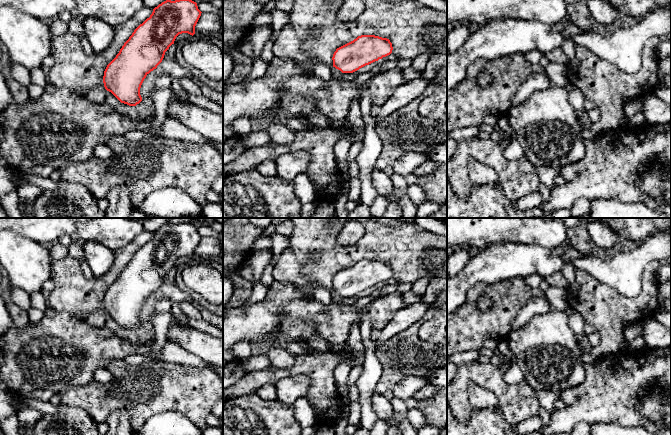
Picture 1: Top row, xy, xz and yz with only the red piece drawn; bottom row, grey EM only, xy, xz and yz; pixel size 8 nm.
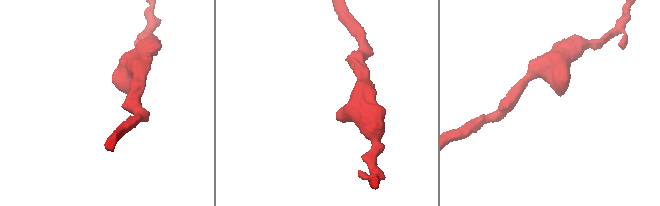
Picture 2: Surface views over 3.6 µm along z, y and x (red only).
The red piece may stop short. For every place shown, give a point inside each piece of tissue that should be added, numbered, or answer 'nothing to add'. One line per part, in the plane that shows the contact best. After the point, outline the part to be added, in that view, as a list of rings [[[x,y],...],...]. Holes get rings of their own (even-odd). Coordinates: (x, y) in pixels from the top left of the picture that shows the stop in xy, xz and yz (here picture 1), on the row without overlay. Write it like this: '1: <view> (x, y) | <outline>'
nothing to add

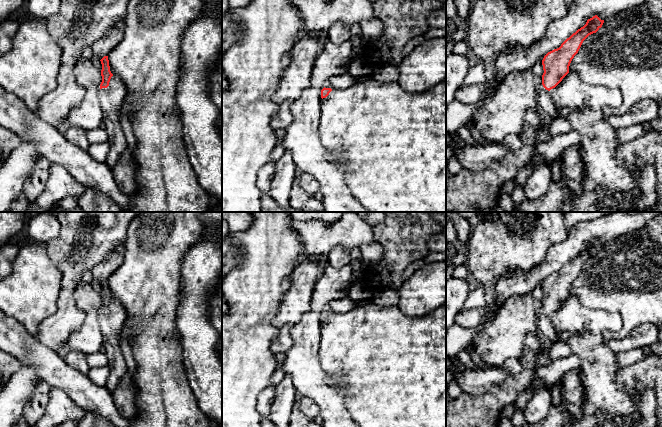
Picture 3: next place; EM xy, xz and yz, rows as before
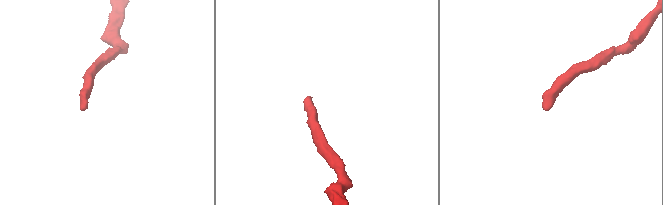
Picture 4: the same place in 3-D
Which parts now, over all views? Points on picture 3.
1: xy (111, 322) | [[[113,299],[107,312],[100,313],[99,325],[103,336],[103,352],[108,358],[110,370],[105,388],[112,392],[127,372],[127,365],[120,348],[120,330],[126,319],[126,312],[121,303]]]

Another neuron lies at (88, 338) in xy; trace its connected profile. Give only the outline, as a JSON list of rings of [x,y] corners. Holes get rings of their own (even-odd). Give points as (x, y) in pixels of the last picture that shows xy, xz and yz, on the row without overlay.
[[[81,281],[74,292],[77,307],[85,313],[81,327],[70,335],[67,344],[73,350],[84,354],[96,353],[103,349],[103,336],[99,325],[101,295],[84,281]]]

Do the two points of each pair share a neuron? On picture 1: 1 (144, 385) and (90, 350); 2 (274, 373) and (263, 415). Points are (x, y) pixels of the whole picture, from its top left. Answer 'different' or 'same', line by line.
1: different
2: different

